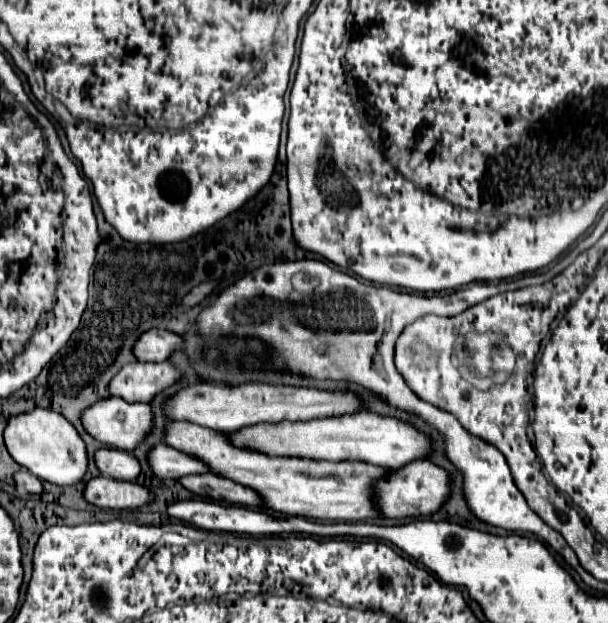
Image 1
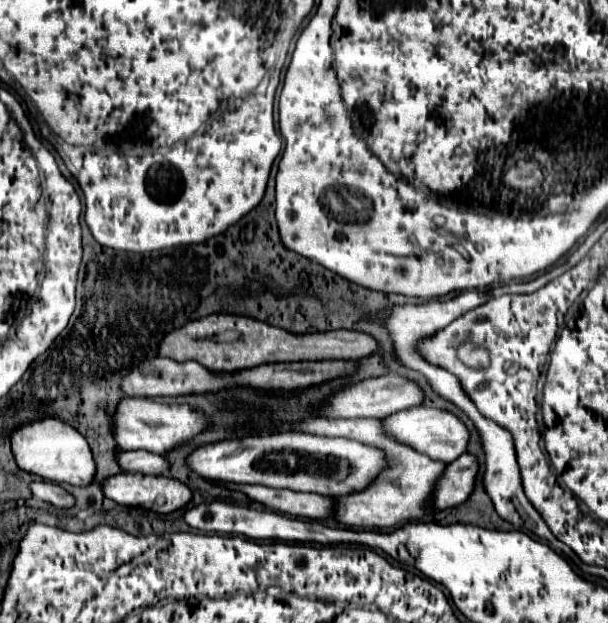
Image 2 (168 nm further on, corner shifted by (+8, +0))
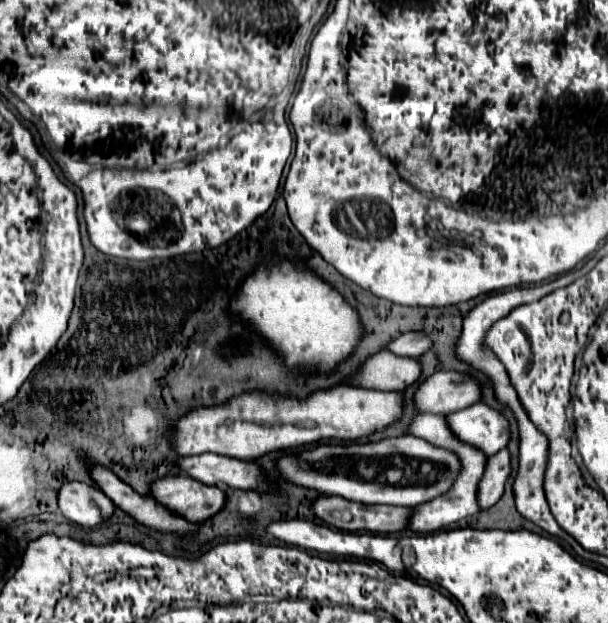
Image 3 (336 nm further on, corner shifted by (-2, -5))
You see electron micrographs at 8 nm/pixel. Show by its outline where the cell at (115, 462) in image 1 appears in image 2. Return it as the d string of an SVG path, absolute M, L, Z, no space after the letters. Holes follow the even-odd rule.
M122 451L118 455L118 463L124 471L138 471L146 475L168 475L170 471L168 459L150 451Z

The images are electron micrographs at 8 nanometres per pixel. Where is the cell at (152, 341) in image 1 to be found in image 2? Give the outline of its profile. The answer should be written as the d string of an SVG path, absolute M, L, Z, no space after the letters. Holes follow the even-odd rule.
M210 315L192 321L174 333L166 335L160 343L160 357L170 357L174 361L194 359L208 367L210 371L236 371L244 367L256 367L262 363L280 361L318 361L318 359L362 359L378 351L378 341L372 335L358 331L328 331L314 335L292 335L284 329L266 325L256 319L242 315Z

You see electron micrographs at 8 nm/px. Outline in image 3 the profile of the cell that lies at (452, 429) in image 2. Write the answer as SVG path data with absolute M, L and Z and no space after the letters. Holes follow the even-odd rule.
M472 404L452 412L446 416L446 422L460 442L478 448L486 456L502 450L510 438L504 416L486 404Z

